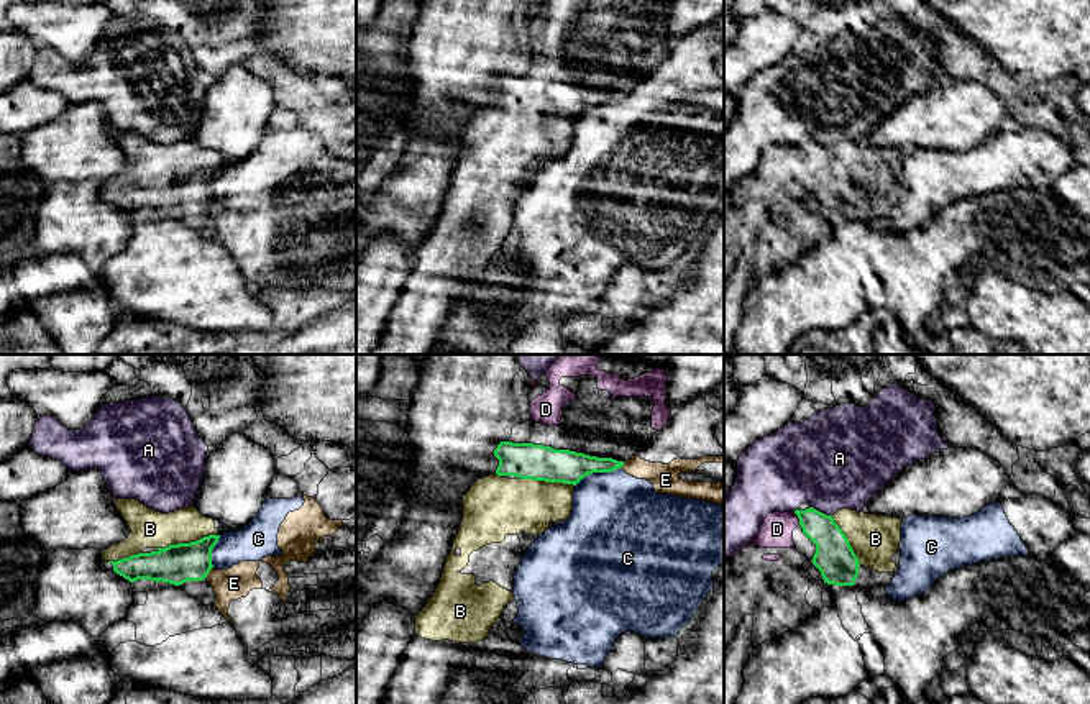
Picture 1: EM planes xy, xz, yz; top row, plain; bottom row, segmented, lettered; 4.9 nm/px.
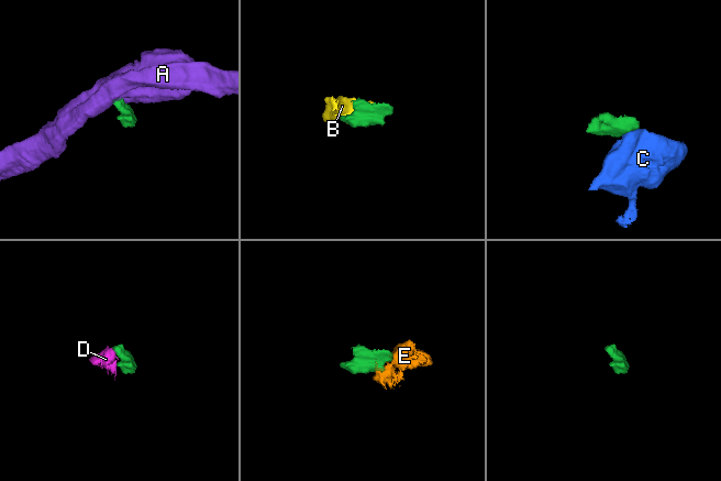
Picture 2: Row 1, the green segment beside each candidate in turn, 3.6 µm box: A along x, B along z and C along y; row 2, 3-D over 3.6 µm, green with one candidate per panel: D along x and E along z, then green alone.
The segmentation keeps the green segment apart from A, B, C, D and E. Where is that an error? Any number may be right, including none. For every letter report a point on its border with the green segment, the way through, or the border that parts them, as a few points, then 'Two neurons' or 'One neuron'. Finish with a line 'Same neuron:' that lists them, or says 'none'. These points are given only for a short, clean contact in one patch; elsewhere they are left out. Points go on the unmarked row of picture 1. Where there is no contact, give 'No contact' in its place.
A: Touches green at yz (821, 145). Boundary: yz (811, 138), (831, 148). Two neurons
B: Touches green at xy (186, 176). One neuron
C: Touches green at xz (598, 104). Boundary: xz (621, 99), (611, 104), (588, 105), (575, 118). Two neurons
D: Touches green at yz (798, 150). One neuron
E: Touches green at xy (209, 204). Boundary: xy (212, 199), (204, 210). Two neurons
Same neuron: B, D

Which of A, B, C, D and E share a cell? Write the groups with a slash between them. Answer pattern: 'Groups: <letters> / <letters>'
Groups: A / B D / C E

